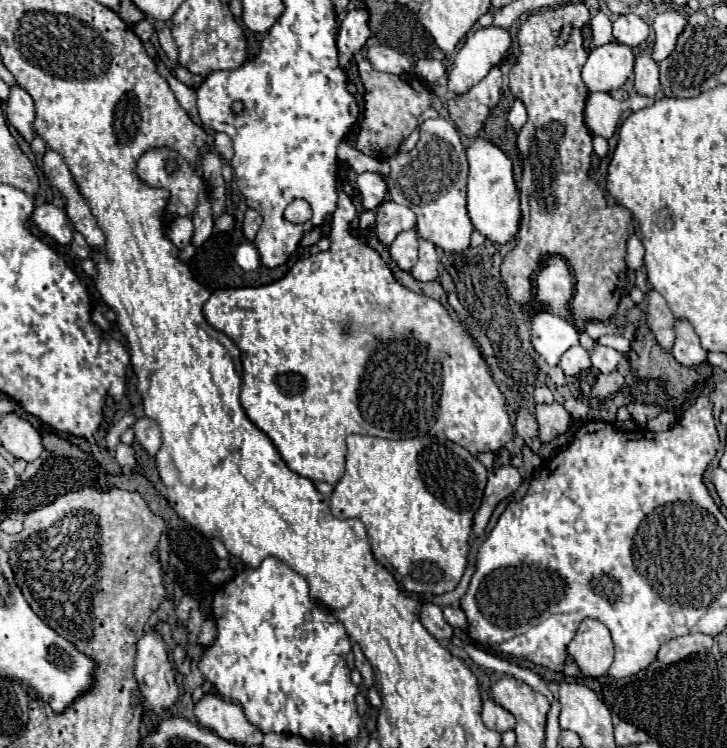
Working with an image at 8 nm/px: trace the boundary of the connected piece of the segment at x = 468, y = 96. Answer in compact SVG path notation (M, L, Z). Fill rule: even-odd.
M494 66L488 76L470 88L466 94L458 94L448 100L450 120L456 124L460 134L468 138L476 138L482 130L488 114L500 100L502 90L502 74L500 68Z

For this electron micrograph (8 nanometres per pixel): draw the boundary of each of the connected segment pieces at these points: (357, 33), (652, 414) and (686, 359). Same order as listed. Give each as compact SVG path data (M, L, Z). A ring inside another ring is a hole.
M352 8L346 12L340 30L338 30L338 52L340 52L340 64L346 66L348 60L360 52L360 48L370 38L368 28L368 10L366 8Z
M628 404L628 412L638 426L646 426L648 420L652 420L660 414L660 408L658 406L648 406L648 404Z
M676 318L674 322L676 340L672 344L672 356L684 366L696 366L706 362L706 350L700 346L700 340L688 320Z

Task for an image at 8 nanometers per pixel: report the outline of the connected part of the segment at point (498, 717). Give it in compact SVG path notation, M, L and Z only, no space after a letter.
M486 700L484 702L484 710L482 710L482 720L484 724L490 728L490 730L496 730L496 732L506 732L506 730L514 730L516 726L516 720L514 716L504 710L502 706L498 706L494 700Z

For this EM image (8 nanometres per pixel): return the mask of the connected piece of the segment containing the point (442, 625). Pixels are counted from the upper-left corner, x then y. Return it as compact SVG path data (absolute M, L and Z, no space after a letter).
M424 604L420 618L422 618L424 628L426 628L434 638L438 638L440 642L448 642L448 640L452 638L454 628L444 620L440 606L436 606L436 604Z

